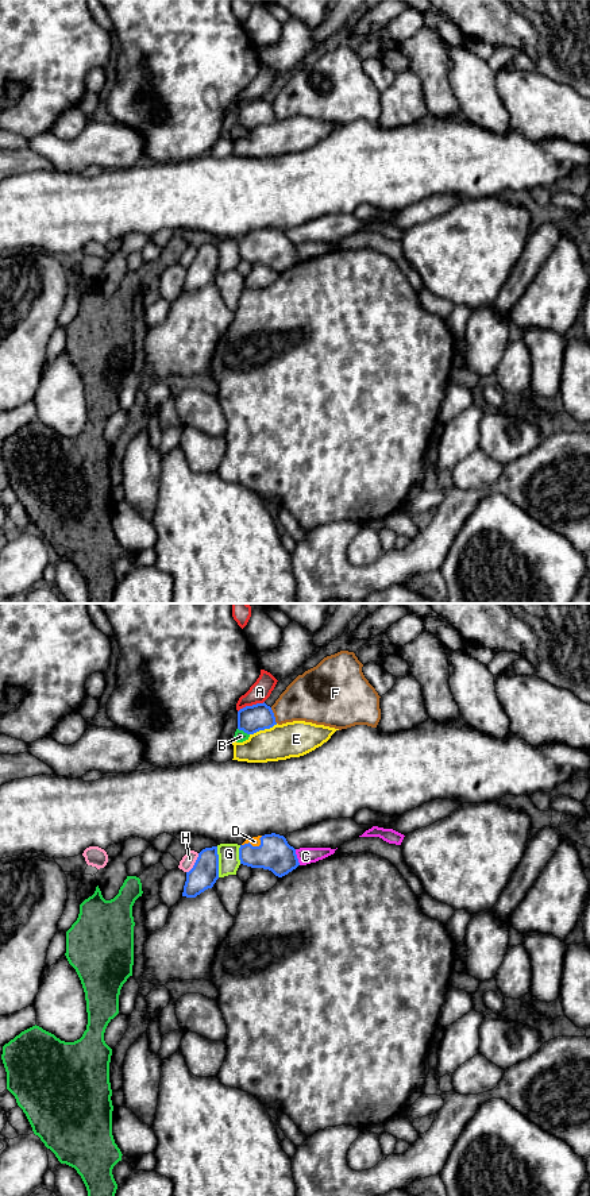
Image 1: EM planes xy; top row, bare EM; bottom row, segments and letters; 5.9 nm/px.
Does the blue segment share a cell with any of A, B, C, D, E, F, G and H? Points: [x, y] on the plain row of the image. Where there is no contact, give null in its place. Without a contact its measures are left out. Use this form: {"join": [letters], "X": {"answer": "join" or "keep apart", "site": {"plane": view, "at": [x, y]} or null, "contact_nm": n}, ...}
{"join": ["D"], "A": {"answer": "keep apart", "site": {"plane": "xy", "at": [250, 101]}, "contact_nm": 170}, "B": {"answer": "keep apart", "site": {"plane": "xy", "at": [243, 126]}, "contact_nm": 80}, "C": {"answer": "keep apart", "site": {"plane": "xy", "at": [296, 253]}, "contact_nm": 100}, "D": {"answer": "join", "site": {"plane": "xy", "at": [254, 242]}, "contact_nm": 140}, "E": {"answer": "keep apart", "site": {"plane": "xy", "at": [263, 124]}, "contact_nm": 180}, "F": {"answer": "keep apart", "site": {"plane": "xy", "at": [273, 111]}, "contact_nm": 100}, "G": {"answer": "keep apart", "site": {"plane": "xy", "at": [218, 257]}, "contact_nm": 180}, "H": {"answer": "keep apart", "site": {"plane": "xy", "at": [195, 258]}, "contact_nm": 140}}

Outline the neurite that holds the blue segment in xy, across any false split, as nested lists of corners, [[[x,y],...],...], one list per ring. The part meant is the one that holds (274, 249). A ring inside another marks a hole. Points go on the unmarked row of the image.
[[[275,228],[246,235],[239,243],[239,255],[251,263],[269,265],[278,273],[300,261],[296,244],[284,231]]]

